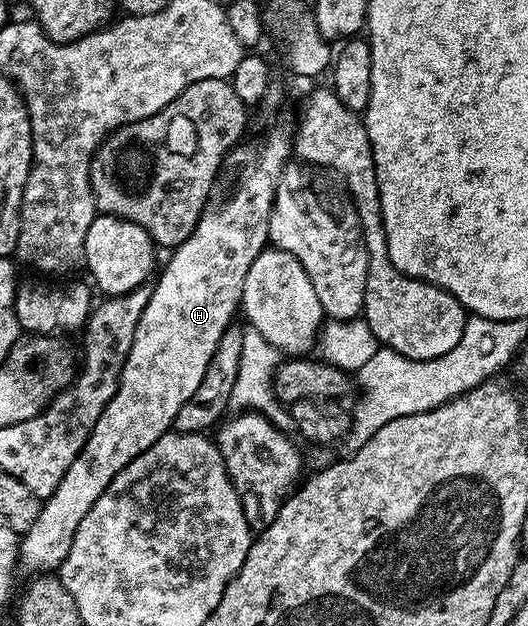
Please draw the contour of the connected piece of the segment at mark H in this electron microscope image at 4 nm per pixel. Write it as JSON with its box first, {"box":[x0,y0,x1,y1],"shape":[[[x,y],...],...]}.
{"box":[20,125,293,575],"shape":[[[285,125],[273,128],[260,143],[257,151],[257,166],[241,181],[241,186],[233,193],[233,198],[218,213],[206,212],[195,232],[183,244],[176,246],[165,265],[165,270],[156,278],[157,286],[152,286],[147,307],[143,307],[143,315],[139,319],[139,327],[135,327],[135,339],[131,343],[131,351],[127,355],[127,363],[123,363],[123,371],[119,379],[119,387],[107,403],[103,415],[99,415],[99,423],[91,431],[83,451],[67,467],[67,475],[55,487],[51,496],[44,498],[39,519],[35,519],[31,531],[20,538],[21,565],[29,575],[49,575],[60,570],[63,559],[67,559],[67,551],[71,551],[71,543],[75,539],[75,531],[83,517],[107,491],[111,479],[134,461],[143,451],[147,451],[165,433],[173,429],[175,415],[179,415],[179,407],[195,395],[195,387],[203,383],[203,375],[207,375],[207,367],[211,363],[211,355],[215,355],[215,347],[219,347],[219,339],[234,324],[241,308],[243,299],[243,283],[247,283],[247,271],[251,271],[251,263],[259,259],[259,255],[270,244],[269,228],[273,204],[277,198],[277,184],[283,175],[286,165],[293,157],[293,131]]]}

